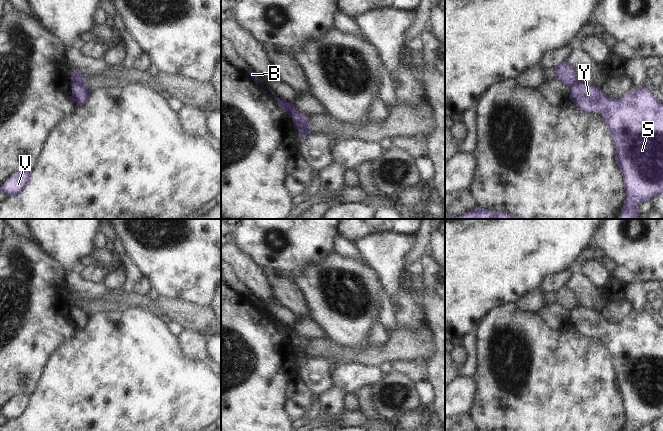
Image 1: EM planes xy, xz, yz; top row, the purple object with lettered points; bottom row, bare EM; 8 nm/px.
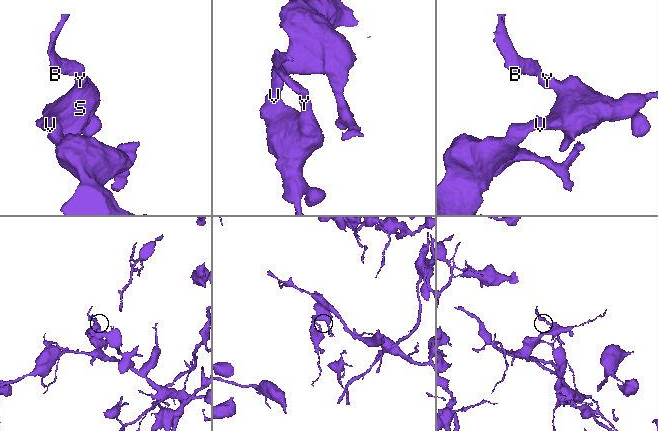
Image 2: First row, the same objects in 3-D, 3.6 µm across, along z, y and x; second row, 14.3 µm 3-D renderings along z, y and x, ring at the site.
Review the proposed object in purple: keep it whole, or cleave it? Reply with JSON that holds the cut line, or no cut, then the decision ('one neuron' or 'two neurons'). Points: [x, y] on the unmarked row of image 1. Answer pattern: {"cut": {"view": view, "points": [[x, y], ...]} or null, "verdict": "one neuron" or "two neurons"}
{"cut": {"view": "xy", "points": [[73, 306], [84, 307]]}, "verdict": "two neurons"}

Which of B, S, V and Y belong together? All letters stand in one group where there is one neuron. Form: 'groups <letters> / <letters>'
groups B / S V Y

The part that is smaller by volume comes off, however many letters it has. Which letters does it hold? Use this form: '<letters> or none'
B

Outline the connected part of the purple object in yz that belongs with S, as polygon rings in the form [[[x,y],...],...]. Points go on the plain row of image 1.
[[[577,305],[571,311],[570,323],[585,337],[601,336],[610,353],[616,372],[615,385],[622,396],[626,412],[623,431],[639,431],[643,425],[651,425],[663,418],[663,328],[654,322],[650,314],[642,311],[630,315],[622,322],[610,323],[601,312]]]

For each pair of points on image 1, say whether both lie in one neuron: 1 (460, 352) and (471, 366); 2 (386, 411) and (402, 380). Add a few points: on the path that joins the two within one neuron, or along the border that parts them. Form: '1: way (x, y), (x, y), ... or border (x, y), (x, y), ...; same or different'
1: border (462, 346), (467, 353), (467, 361), (458, 368); different
2: way (397, 410), (402, 408), (409, 397), (408, 391); same

